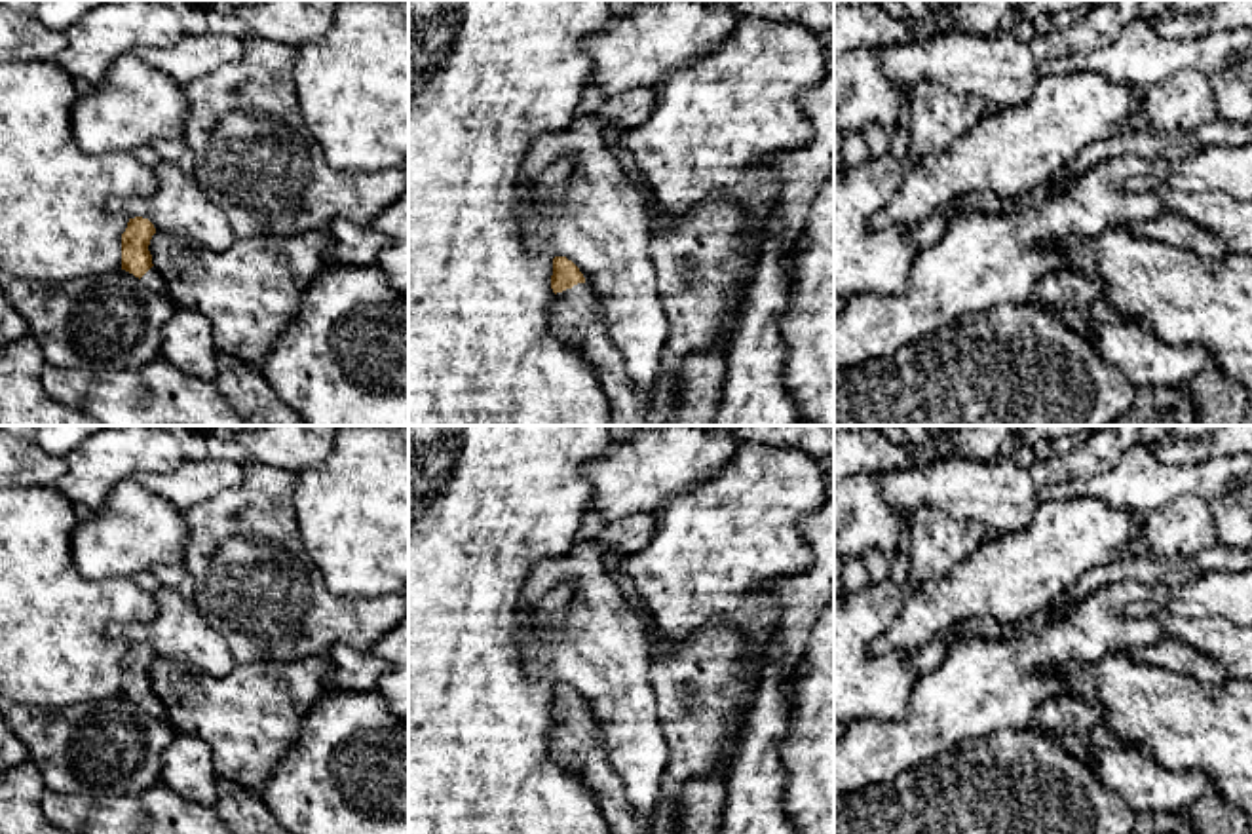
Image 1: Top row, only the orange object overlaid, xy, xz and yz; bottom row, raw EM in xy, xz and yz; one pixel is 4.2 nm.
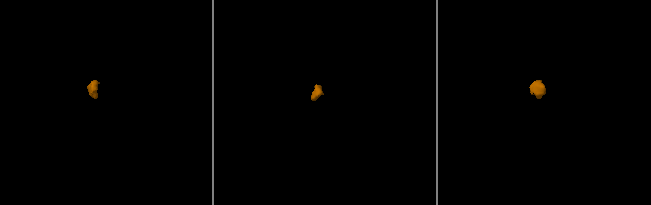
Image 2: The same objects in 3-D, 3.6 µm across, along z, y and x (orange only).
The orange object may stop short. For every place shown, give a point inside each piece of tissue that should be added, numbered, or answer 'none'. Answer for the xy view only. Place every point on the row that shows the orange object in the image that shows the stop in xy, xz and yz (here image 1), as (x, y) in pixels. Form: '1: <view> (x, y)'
1: xy (154, 280)

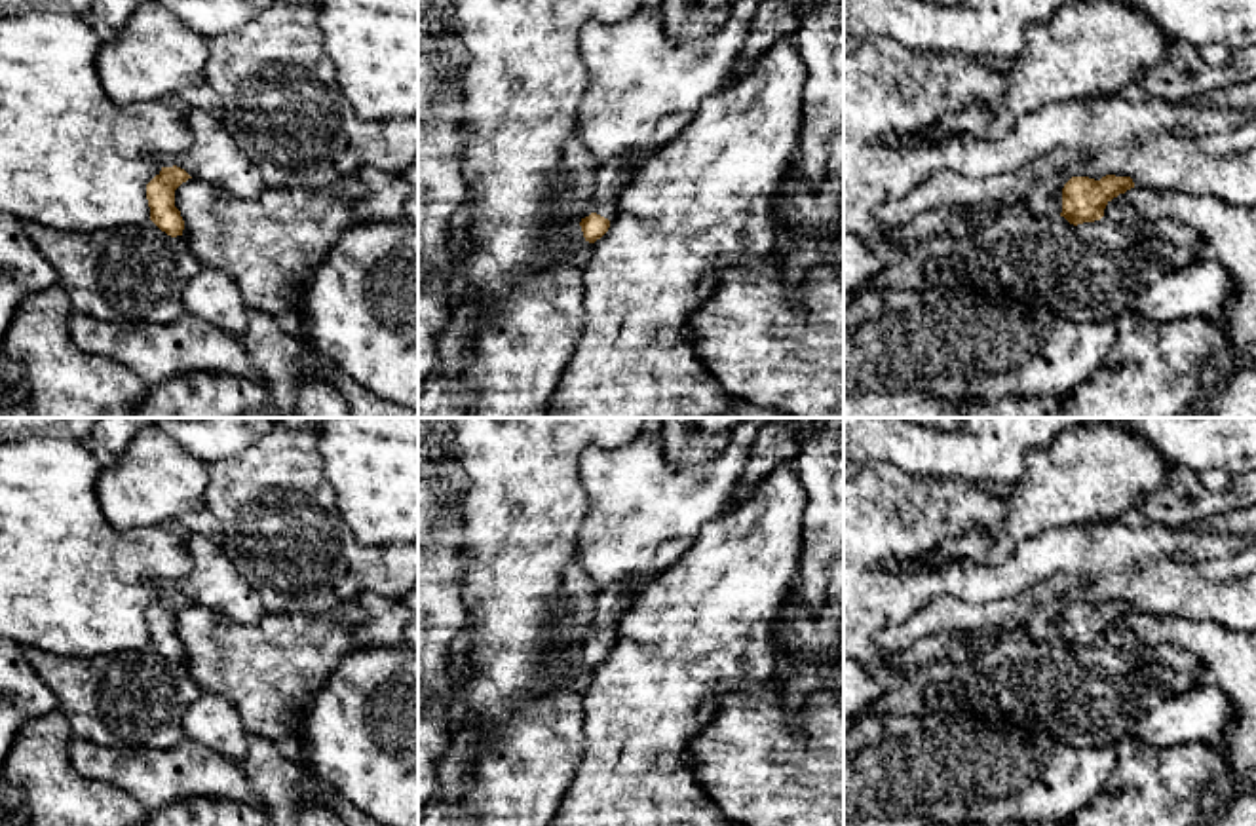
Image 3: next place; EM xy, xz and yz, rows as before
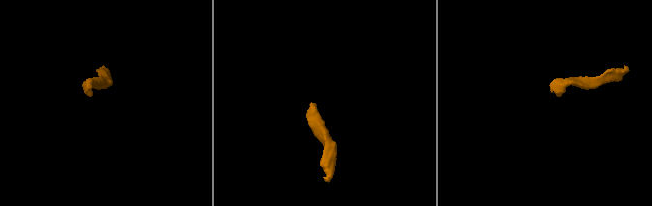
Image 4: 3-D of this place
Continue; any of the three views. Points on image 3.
1: xz (612, 179)

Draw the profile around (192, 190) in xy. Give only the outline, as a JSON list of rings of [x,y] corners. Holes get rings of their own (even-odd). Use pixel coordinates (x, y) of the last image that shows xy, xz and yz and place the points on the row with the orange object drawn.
[[[188,178],[175,190],[175,207],[184,220],[182,237],[203,268],[224,270],[247,310],[285,319],[308,279],[353,224],[352,207],[359,196],[361,186],[353,178],[325,188],[266,188],[255,199],[238,199],[205,180]]]

